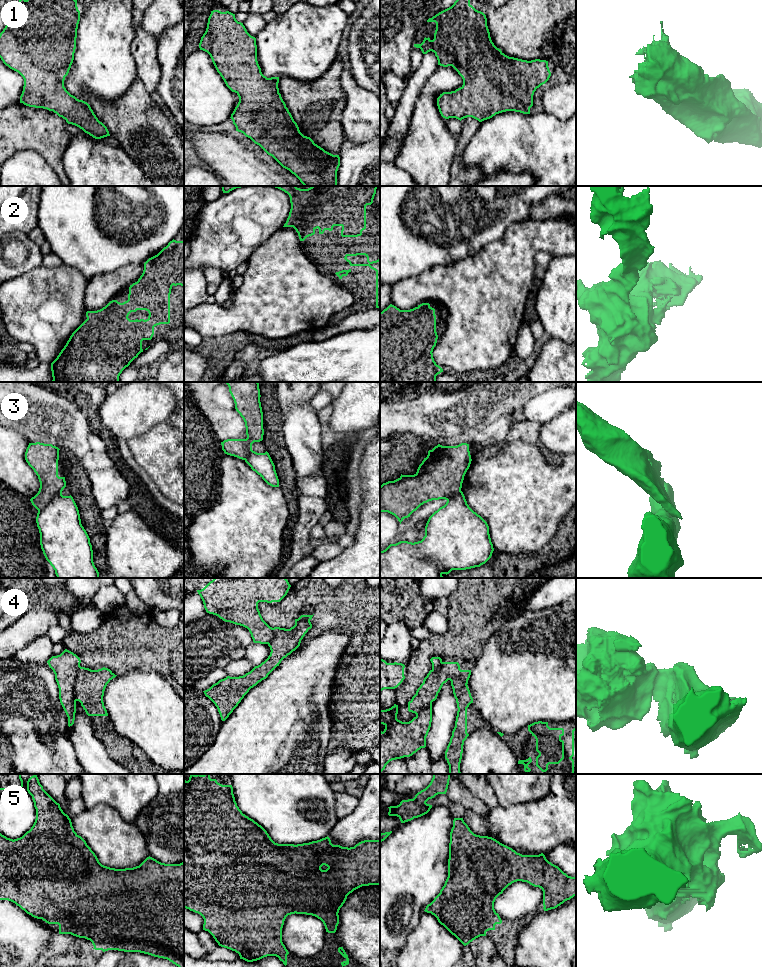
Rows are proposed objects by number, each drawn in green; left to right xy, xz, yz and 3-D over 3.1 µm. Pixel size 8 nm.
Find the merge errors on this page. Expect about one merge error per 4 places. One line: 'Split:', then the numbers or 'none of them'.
Split: 3, 4

